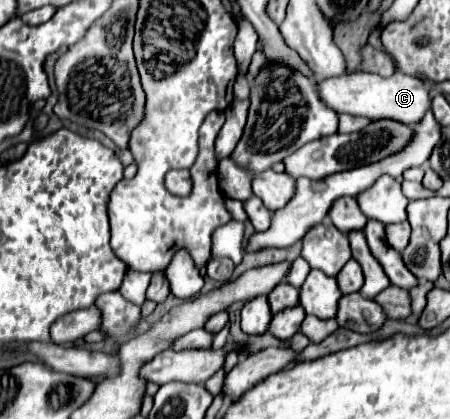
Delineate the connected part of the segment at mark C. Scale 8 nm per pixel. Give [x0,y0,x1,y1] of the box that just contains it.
[317,72,429,124]

